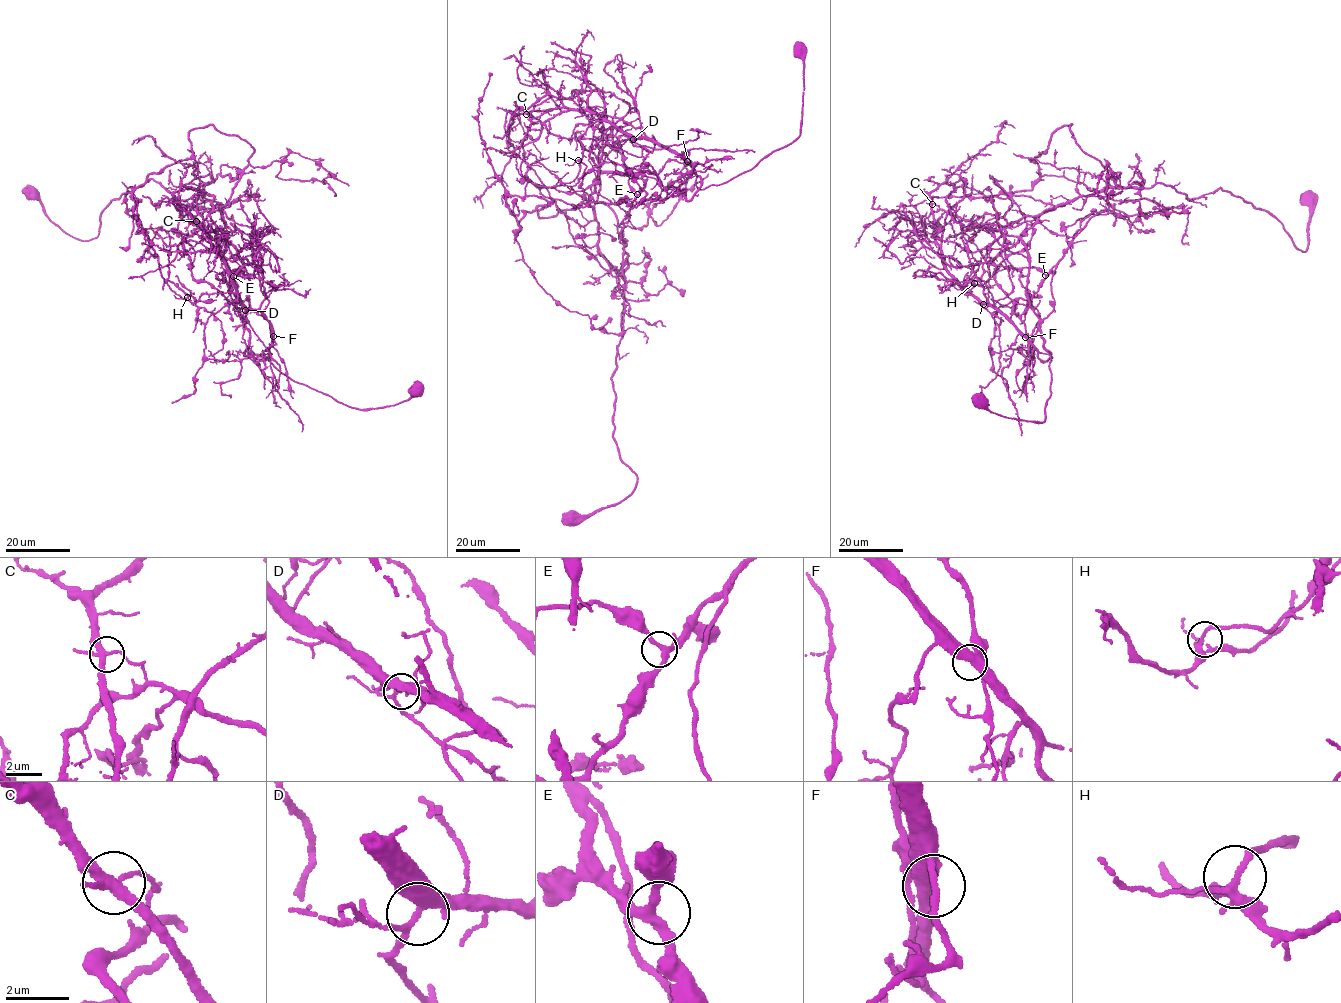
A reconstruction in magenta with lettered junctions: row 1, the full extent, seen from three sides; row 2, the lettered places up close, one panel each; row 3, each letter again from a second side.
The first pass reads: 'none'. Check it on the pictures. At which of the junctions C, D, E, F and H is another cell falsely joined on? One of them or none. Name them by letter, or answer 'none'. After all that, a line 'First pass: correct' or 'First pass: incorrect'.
C
First pass: incorrect

